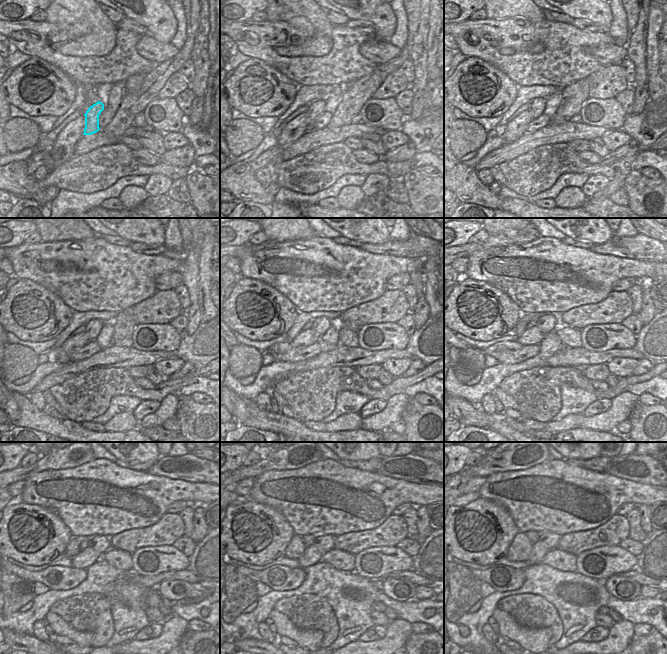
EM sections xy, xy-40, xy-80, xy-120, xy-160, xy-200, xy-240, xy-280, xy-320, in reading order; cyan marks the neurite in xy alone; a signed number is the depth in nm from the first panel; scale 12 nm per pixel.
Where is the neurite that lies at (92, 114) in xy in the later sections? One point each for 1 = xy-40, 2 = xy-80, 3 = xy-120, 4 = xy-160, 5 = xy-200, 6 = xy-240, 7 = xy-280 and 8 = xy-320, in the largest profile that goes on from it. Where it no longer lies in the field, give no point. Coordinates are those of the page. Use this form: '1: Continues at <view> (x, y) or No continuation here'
1: Continues at xy-40 (315, 109)
2: Continues at xy-80 (538, 105)
3: Continues at xy-120 (92, 328)
4: Continues at xy-160 (320, 325)
5: Continues at xy-200 (547, 323)
6: Continues at xy-240 (101, 544)
7: Continues at xy-280 (325, 543)
8: Continues at xy-320 (549, 539).

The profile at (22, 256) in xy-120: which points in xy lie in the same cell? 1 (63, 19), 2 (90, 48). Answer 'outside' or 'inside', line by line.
1: outside
2: outside

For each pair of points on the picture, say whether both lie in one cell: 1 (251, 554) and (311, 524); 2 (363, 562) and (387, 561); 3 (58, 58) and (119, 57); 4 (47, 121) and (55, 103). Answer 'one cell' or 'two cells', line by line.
1: two cells
2: one cell
3: one cell
4: two cells

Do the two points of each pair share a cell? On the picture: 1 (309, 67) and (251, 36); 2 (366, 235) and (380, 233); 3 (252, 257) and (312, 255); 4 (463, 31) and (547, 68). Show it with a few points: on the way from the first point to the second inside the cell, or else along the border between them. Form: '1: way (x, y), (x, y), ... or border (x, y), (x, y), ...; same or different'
1: way (295, 67), (290, 63), (275, 60), (265, 50); same
2: way (369, 233), (377, 233); same
3: way (267, 255), (297, 255); same
4: way (484, 43), (504, 63), (526, 68); same

